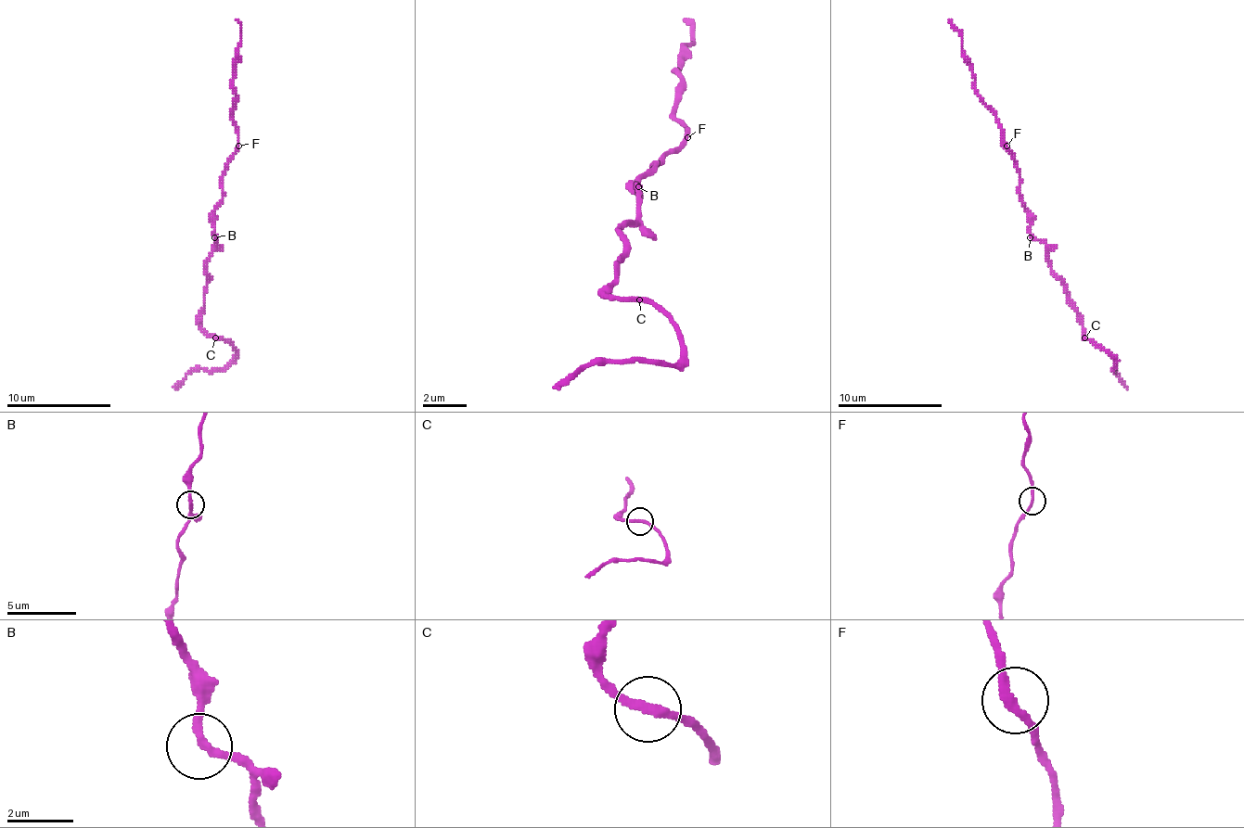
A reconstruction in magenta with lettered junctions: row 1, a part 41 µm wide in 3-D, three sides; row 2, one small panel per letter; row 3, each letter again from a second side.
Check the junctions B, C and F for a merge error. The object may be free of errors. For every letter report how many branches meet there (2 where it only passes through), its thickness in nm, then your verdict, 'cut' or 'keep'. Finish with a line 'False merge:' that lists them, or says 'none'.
B: branches 2; calibre 200 nm; keep
C: branches 2; calibre 240 nm; keep
F: branches 2; calibre 240 nm; keep
False merge: none

